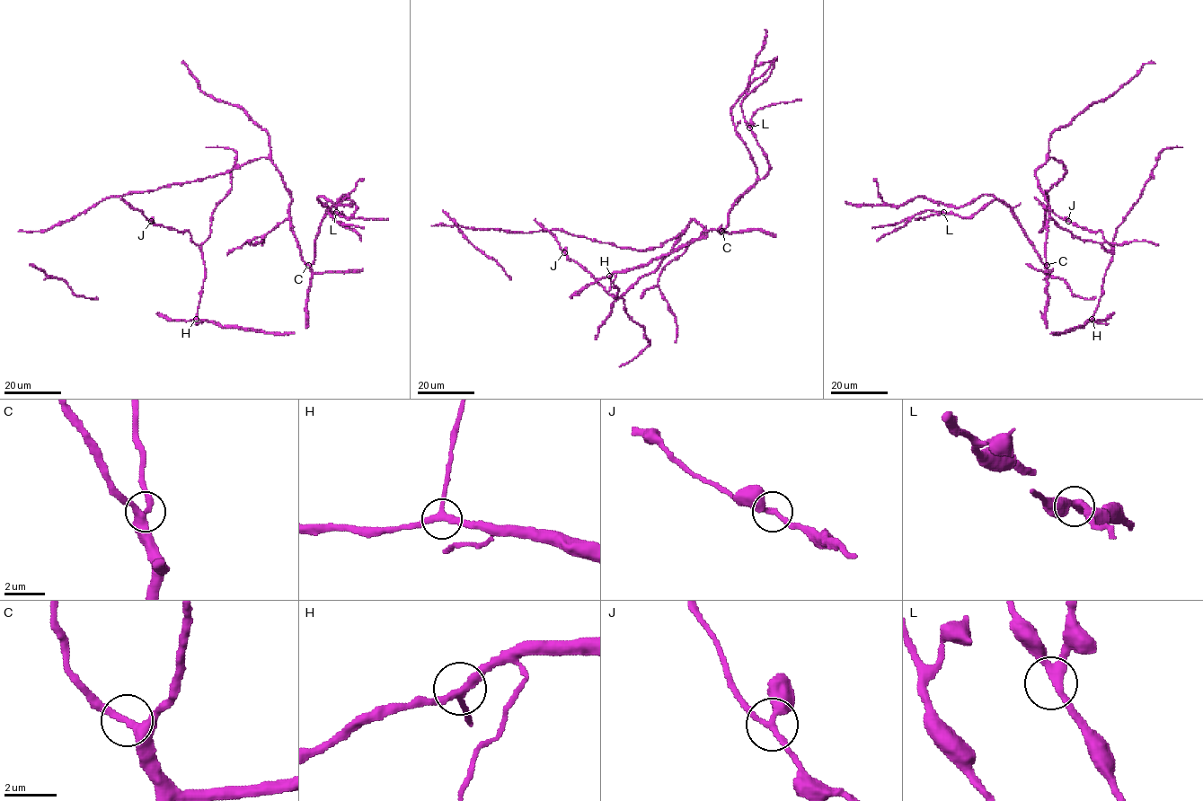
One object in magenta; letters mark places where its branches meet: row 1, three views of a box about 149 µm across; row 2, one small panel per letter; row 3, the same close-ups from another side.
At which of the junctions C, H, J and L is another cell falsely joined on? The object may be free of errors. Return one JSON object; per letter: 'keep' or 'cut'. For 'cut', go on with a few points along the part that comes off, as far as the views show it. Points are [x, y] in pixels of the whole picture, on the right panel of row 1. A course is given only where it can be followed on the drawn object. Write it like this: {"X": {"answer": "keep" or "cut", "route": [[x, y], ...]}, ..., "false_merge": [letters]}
{"C": {"answer": "keep"}, "H": {"answer": "keep"}, "J": {"answer": "keep"}, "L": {"answer": "keep"}, "false_merge": []}

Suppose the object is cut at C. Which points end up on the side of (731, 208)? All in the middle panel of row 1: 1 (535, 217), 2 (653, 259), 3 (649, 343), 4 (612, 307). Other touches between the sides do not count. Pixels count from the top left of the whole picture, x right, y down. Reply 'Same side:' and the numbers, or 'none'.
Same side: 1, 2, 3

